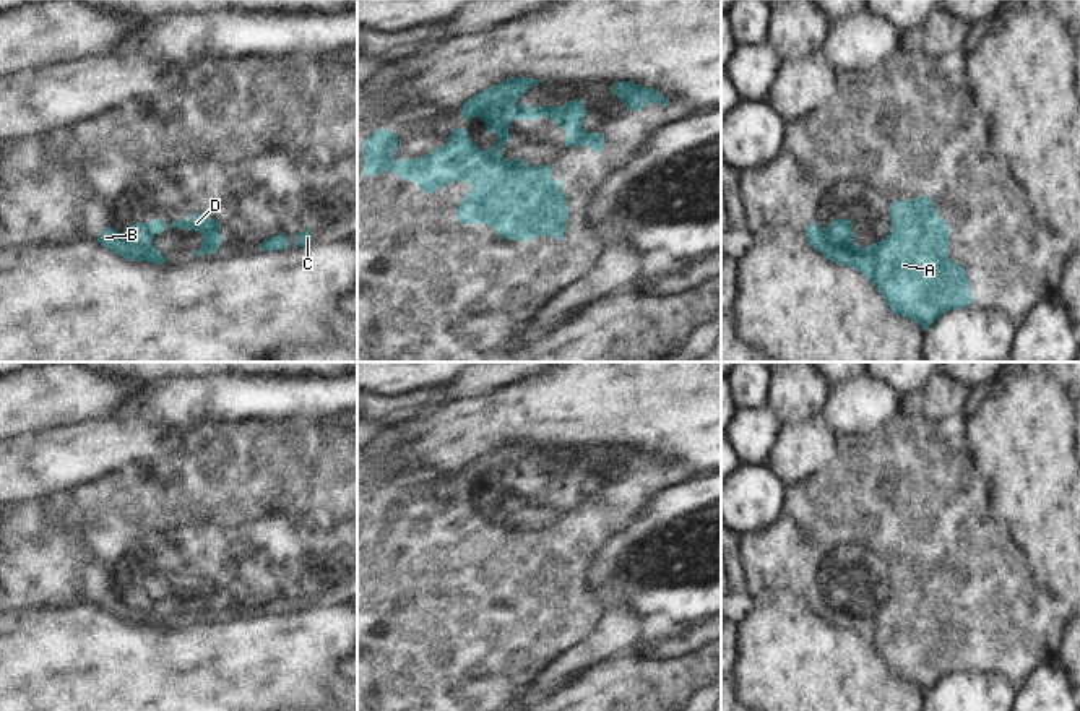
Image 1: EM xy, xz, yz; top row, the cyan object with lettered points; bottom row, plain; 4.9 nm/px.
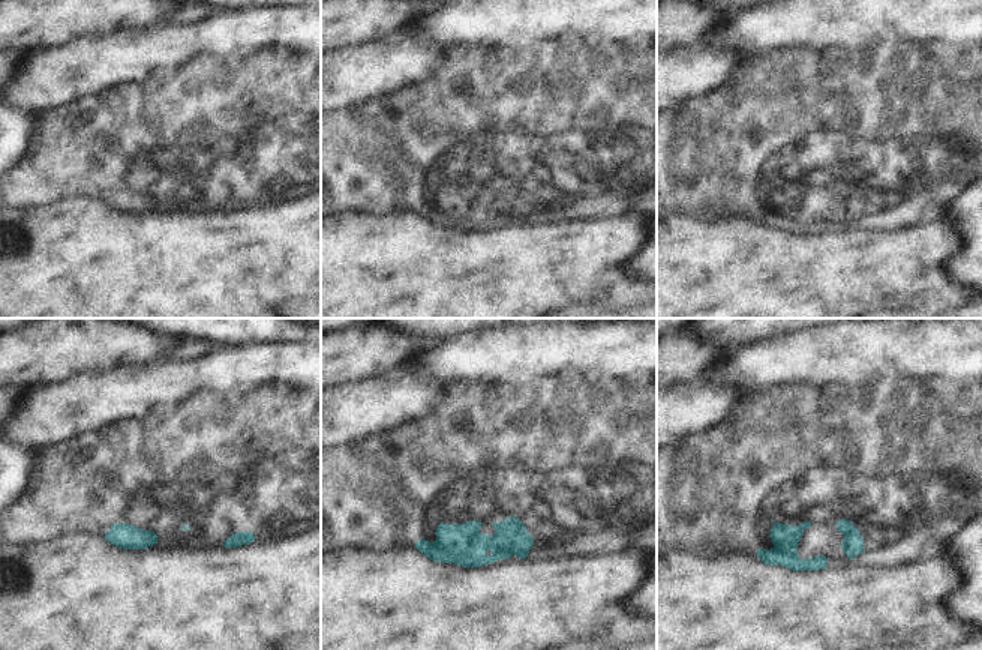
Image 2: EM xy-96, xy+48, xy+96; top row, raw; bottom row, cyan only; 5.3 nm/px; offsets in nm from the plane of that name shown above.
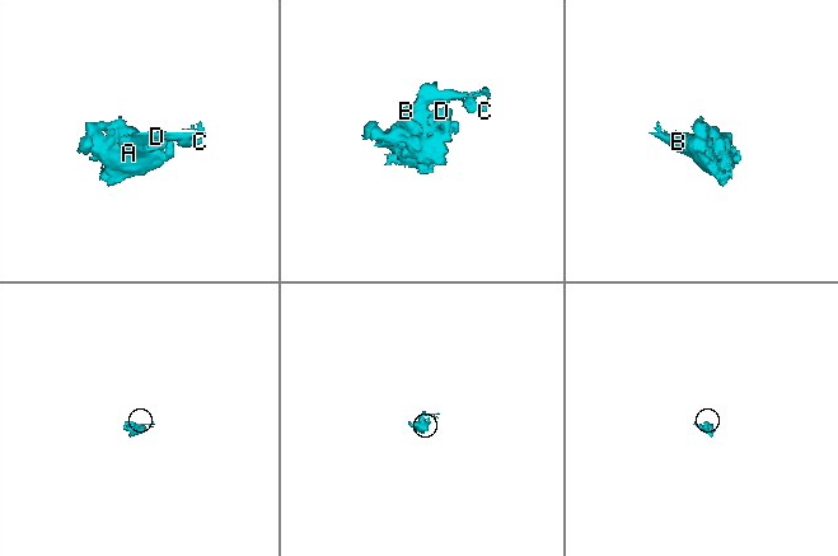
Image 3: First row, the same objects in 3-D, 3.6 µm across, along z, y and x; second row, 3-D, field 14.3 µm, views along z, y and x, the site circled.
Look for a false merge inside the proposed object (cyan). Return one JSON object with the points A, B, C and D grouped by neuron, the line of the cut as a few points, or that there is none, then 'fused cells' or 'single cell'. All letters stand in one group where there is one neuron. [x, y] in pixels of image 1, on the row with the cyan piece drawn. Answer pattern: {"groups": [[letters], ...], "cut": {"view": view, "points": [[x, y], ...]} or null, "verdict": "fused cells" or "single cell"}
{"groups": [["A", "D"], ["B", "C"]], "cut": {"view": "yz", "points": [[851, 241], [827, 244], [822, 252]]}, "verdict": "fused cells"}

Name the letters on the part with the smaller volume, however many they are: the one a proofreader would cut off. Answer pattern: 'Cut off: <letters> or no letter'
Cut off: B, C

